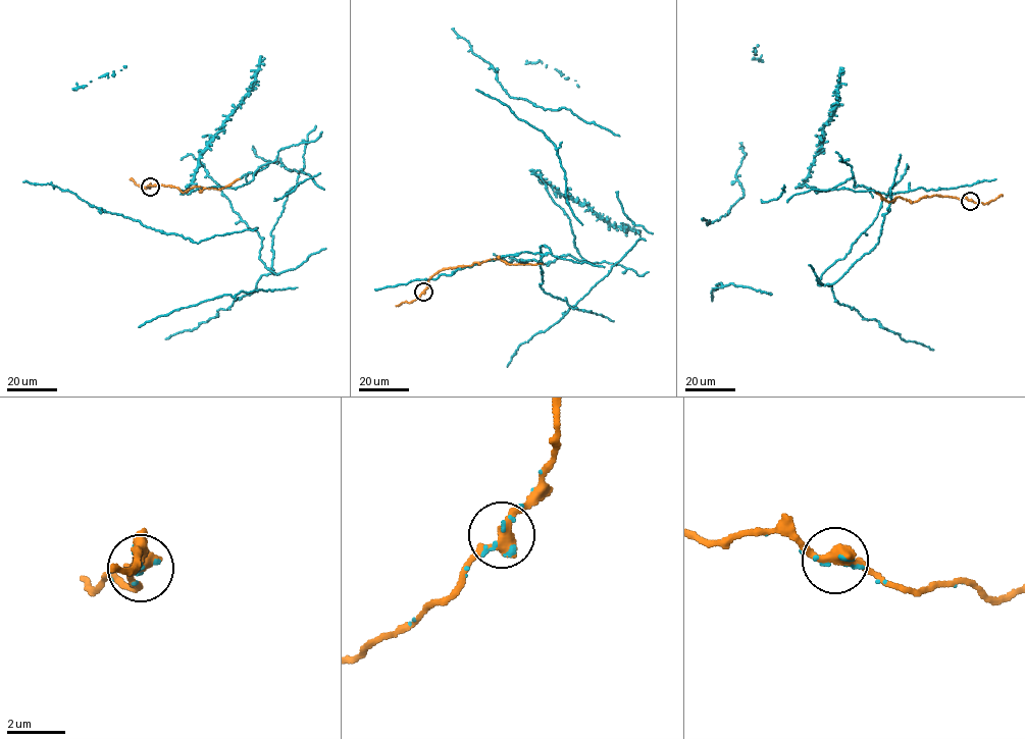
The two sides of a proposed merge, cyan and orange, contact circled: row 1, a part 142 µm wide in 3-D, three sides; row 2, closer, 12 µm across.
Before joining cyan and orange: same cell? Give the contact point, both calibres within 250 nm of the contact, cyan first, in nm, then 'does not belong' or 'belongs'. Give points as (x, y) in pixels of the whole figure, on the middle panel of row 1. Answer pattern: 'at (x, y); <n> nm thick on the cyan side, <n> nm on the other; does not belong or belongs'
at (423, 292); 90 nm thick on the cyan side, 400 nm on the other; belongs

